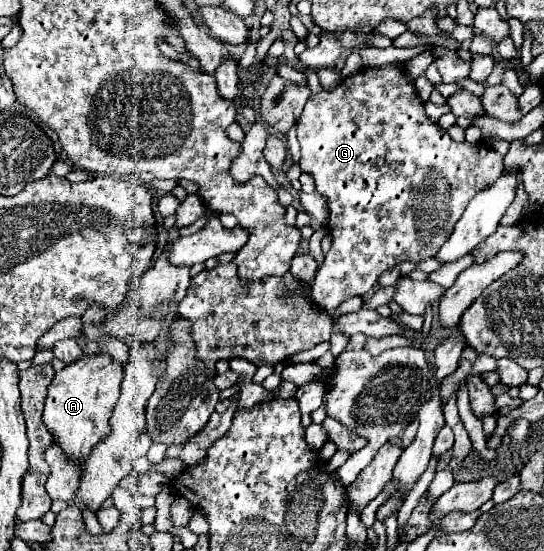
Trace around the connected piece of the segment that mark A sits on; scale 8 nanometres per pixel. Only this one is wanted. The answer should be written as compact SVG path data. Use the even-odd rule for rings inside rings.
M107 353L83 355L77 361L65 365L63 371L55 373L45 399L43 421L53 433L55 443L61 445L71 459L77 459L79 463L85 461L85 457L89 457L89 449L93 449L93 445L105 437L103 433L109 431L109 413L117 403L121 379L121 363L117 363Z

